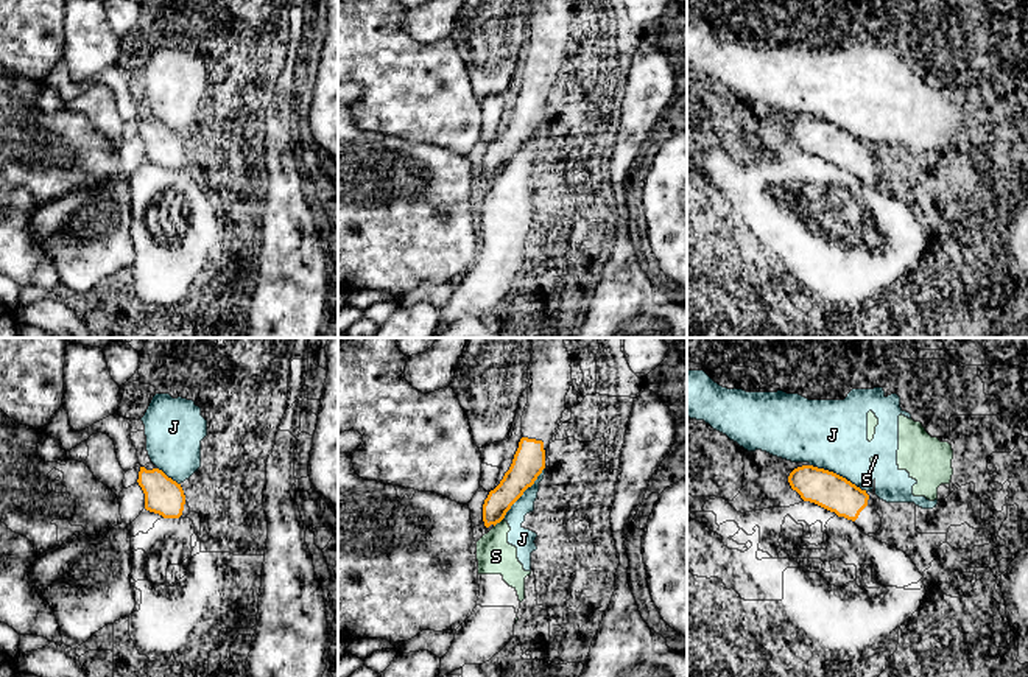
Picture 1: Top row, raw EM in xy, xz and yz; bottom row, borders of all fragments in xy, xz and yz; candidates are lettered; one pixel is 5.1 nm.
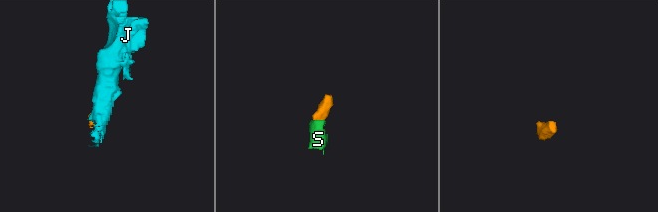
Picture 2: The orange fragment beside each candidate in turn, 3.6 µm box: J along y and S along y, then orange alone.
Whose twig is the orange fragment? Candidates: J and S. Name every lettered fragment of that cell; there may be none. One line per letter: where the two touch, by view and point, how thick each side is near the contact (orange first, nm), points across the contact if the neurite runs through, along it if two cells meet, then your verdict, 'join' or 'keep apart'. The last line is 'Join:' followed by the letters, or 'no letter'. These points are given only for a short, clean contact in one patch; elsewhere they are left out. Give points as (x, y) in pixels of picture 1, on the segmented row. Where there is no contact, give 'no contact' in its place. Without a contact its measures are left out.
J: yz (838, 475) | 190/360 nm | along yz (810, 464), (832, 470), (866, 491) | keep apart
S: xz (497, 522) | 140/190 nm | along xz (502, 519), (494, 526) | keep apart
Join: no letter

